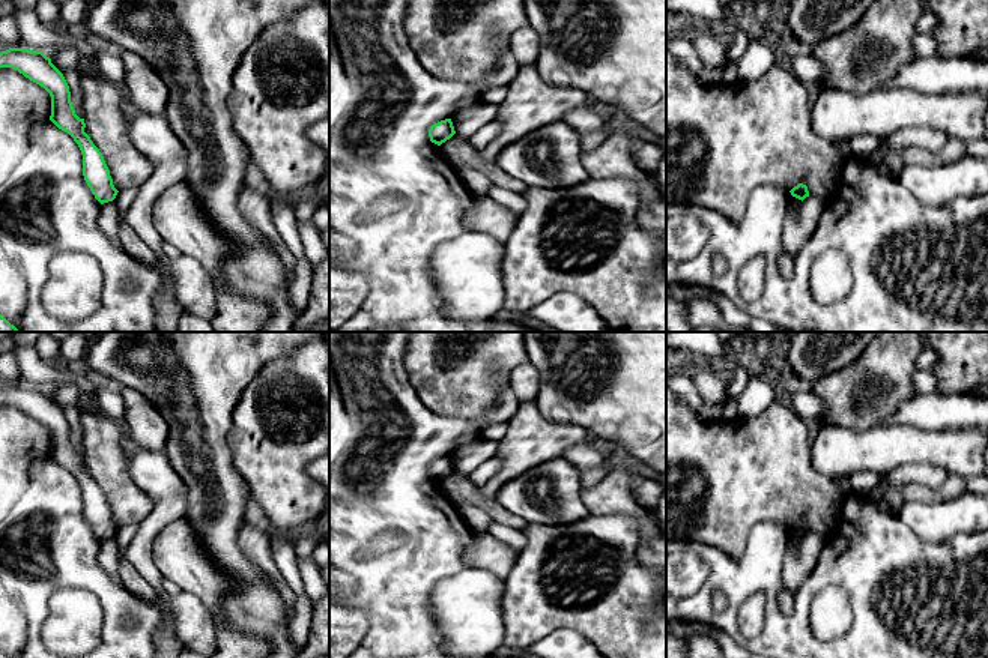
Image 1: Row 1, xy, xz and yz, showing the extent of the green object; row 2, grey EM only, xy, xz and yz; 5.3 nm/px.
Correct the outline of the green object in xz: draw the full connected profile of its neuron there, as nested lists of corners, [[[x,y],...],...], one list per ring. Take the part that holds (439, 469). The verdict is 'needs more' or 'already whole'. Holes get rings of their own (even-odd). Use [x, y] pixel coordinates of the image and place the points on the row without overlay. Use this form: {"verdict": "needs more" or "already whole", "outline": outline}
{"verdict": "already whole", "outline": [[[451,455],[441,457],[430,463],[430,478],[441,482],[456,470]]]}

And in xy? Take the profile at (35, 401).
{"verdict": "already whole", "outline": [[[9,385],[0,389],[0,404],[18,407],[50,430],[50,457],[59,466],[68,469],[78,481],[83,491],[83,512],[87,523],[101,541],[113,538],[119,527],[113,521],[110,506],[99,485],[84,469],[84,455],[75,451],[69,422],[63,410],[51,400],[51,395],[44,388]]]}

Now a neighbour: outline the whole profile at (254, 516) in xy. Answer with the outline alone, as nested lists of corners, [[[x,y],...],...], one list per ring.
[[[251,491],[247,496],[245,523],[259,527],[260,530],[271,535],[271,521],[268,520],[262,508],[256,503]]]

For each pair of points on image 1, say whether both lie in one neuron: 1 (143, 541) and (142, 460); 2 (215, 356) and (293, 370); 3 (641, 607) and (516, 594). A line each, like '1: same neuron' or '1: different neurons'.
1: same neuron
2: different neurons
3: same neuron

